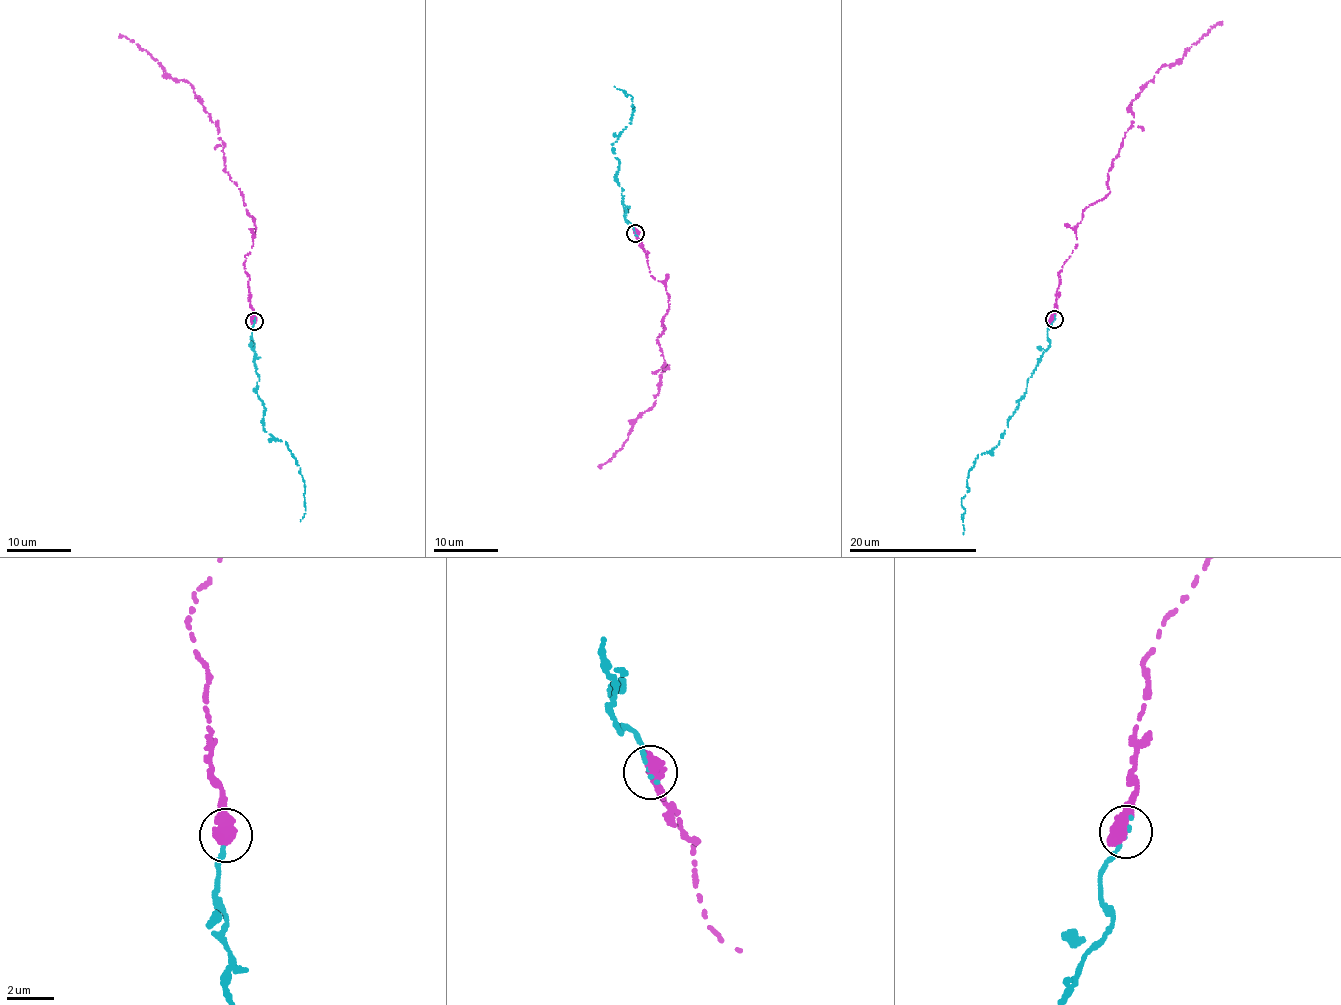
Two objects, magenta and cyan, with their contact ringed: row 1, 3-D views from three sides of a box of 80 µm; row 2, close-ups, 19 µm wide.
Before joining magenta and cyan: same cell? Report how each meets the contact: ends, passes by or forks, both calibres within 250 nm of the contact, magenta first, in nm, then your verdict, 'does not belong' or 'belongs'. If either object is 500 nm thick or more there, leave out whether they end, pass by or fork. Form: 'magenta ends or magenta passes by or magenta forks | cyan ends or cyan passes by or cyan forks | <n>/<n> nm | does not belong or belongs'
650/190 nm | belongs

